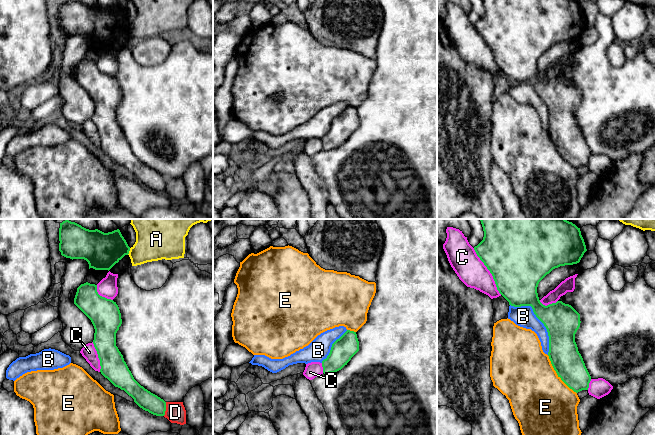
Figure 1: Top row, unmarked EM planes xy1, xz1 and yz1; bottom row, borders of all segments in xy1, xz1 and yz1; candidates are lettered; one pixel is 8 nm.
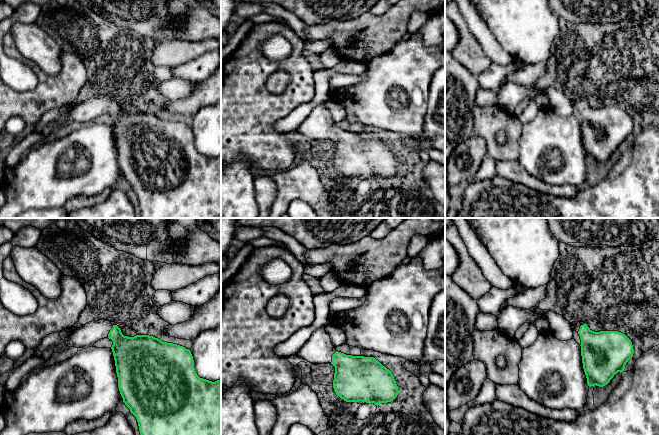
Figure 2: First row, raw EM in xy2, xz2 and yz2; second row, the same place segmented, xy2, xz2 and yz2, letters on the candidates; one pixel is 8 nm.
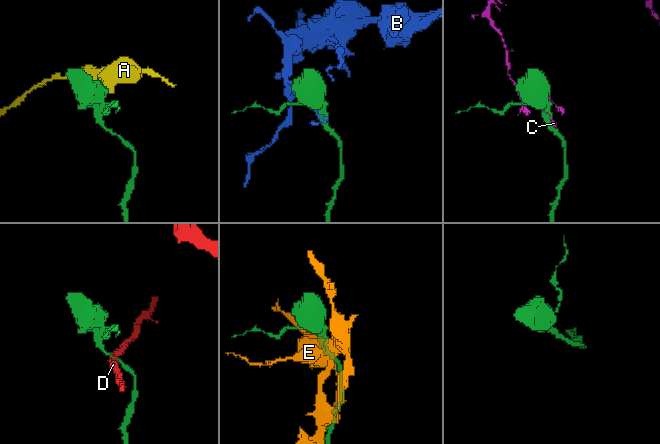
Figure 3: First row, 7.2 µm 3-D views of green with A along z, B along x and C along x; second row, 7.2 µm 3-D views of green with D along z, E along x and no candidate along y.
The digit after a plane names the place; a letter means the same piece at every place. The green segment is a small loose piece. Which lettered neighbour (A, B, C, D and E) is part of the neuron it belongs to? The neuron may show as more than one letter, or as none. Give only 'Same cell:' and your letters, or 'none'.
Same cell: none

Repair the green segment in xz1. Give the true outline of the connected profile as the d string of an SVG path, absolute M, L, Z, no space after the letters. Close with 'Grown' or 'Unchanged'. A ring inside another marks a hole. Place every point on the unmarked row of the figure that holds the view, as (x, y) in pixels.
M347 106L332 120L329 131L322 137L323 149L341 146L358 127L359 117L356 108Z. Unchanged

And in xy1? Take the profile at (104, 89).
M86 58L77 64L74 80L94 102L93 120L100 136L101 150L115 163L124 166L143 186L156 192L164 192L166 178L134 155L116 122L116 109L122 100L116 78L100 72L97 61Z. Unchanged

